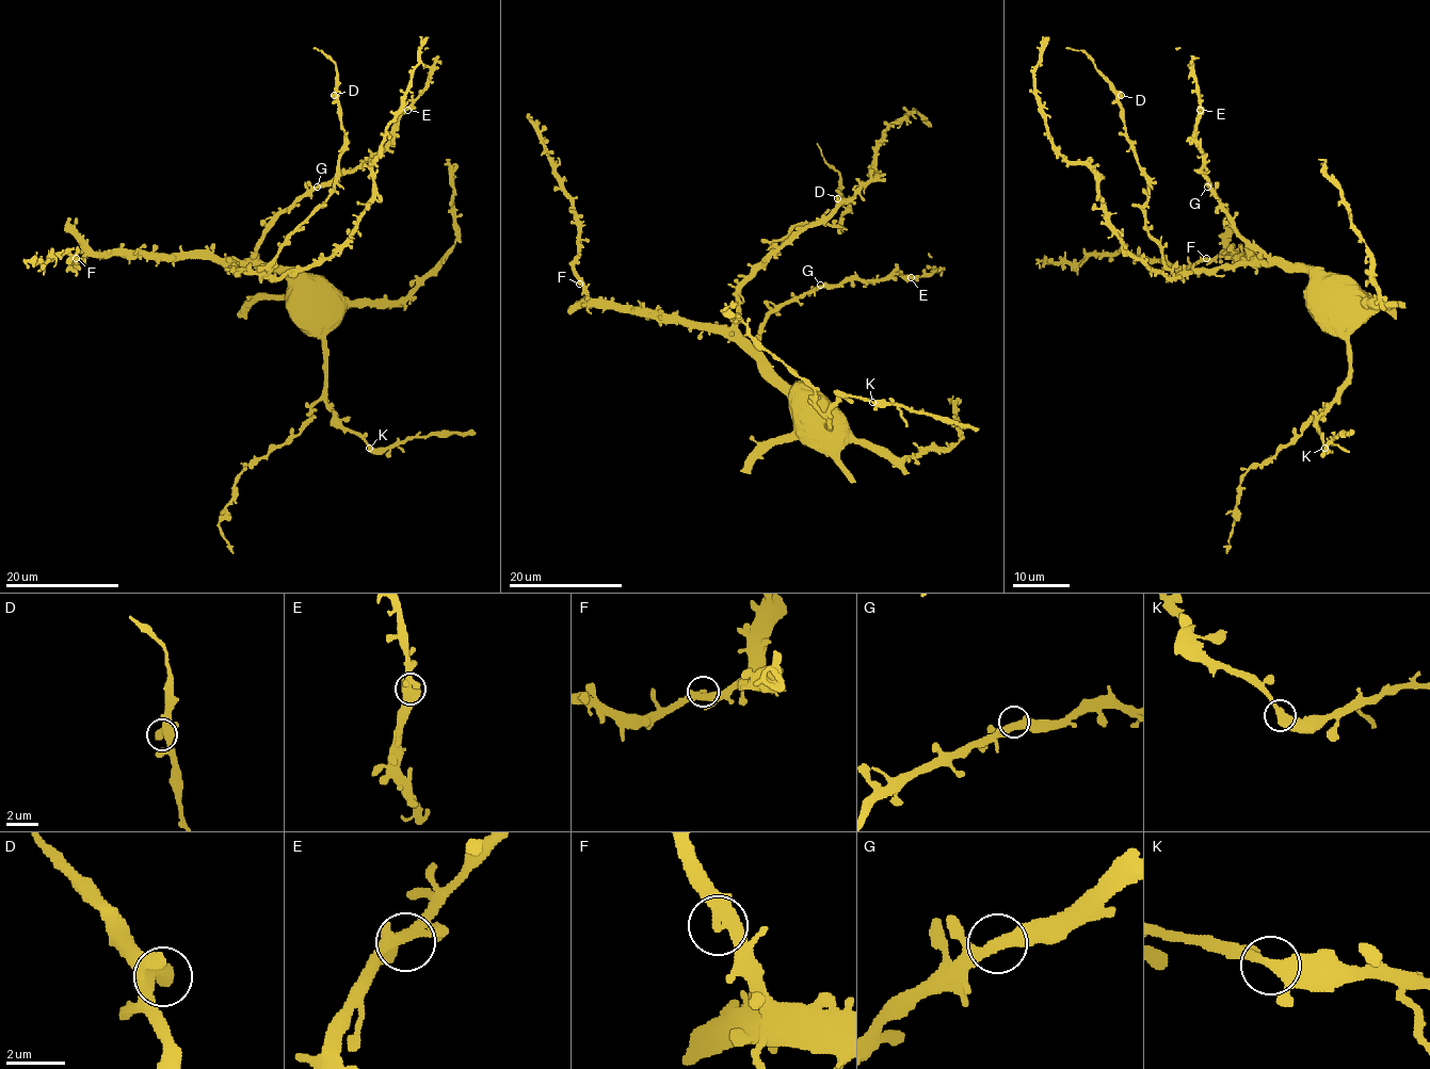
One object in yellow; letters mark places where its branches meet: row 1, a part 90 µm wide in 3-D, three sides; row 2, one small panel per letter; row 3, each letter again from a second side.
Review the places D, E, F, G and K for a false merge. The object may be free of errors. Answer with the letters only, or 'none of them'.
none of them

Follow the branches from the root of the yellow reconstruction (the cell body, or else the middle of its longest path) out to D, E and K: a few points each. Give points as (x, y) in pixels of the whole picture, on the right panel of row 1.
D: (1318, 302), (1297, 266), (1174, 275), (1165, 264), (1146, 226), (1146, 175), (1121, 95)
E: (1318, 302), (1314, 280), (1260, 254), (1215, 196), (1195, 141), (1200, 110)
K: (1318, 302), (1317, 312), (1346, 340), (1349, 361), (1346, 387), (1317, 421), (1324, 448)

